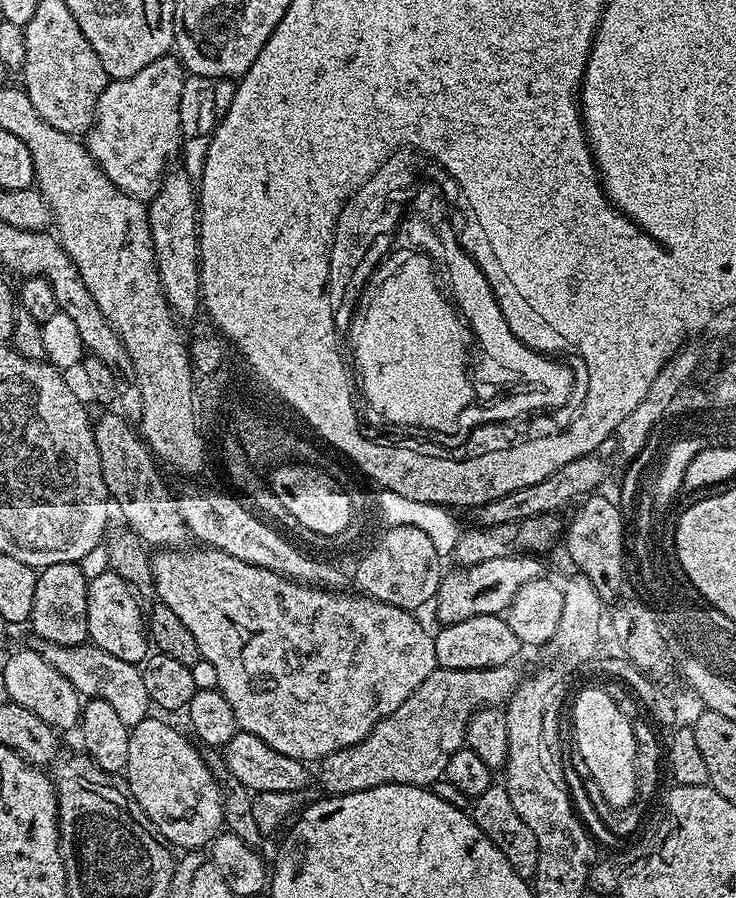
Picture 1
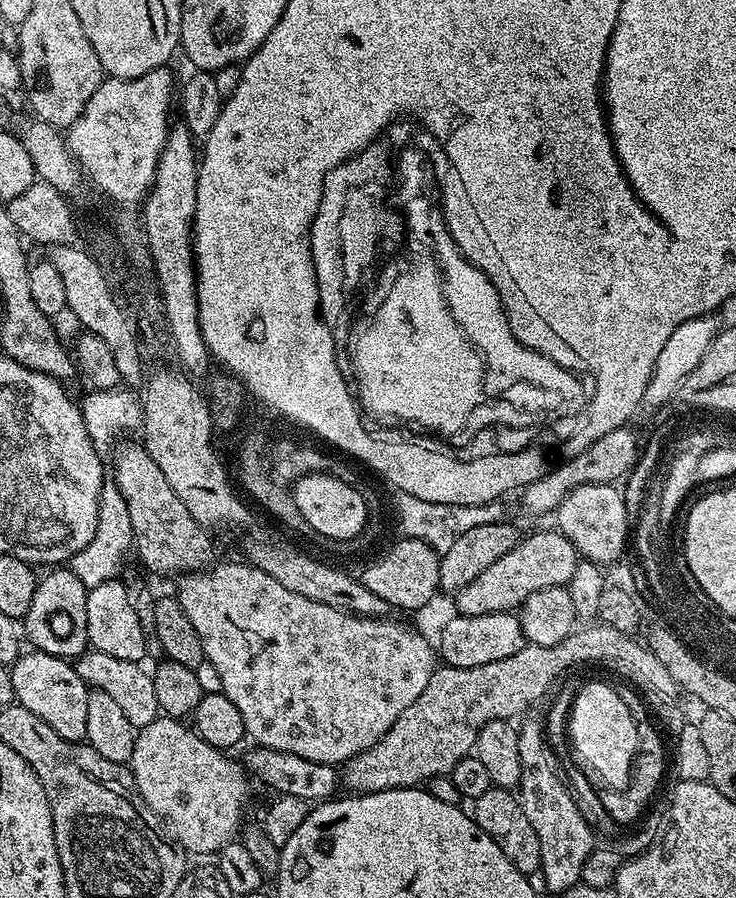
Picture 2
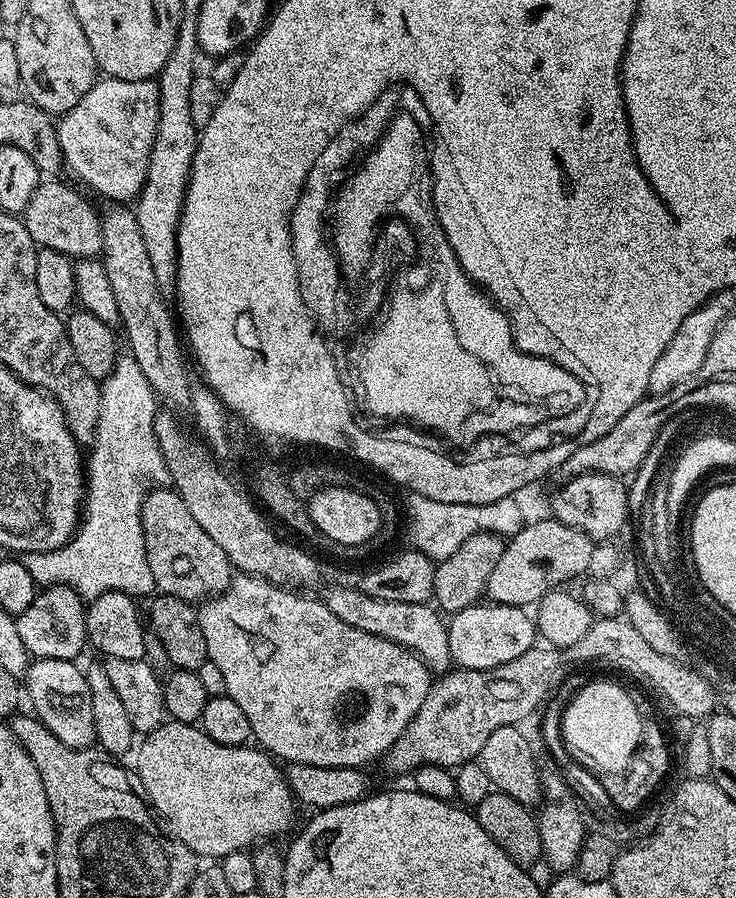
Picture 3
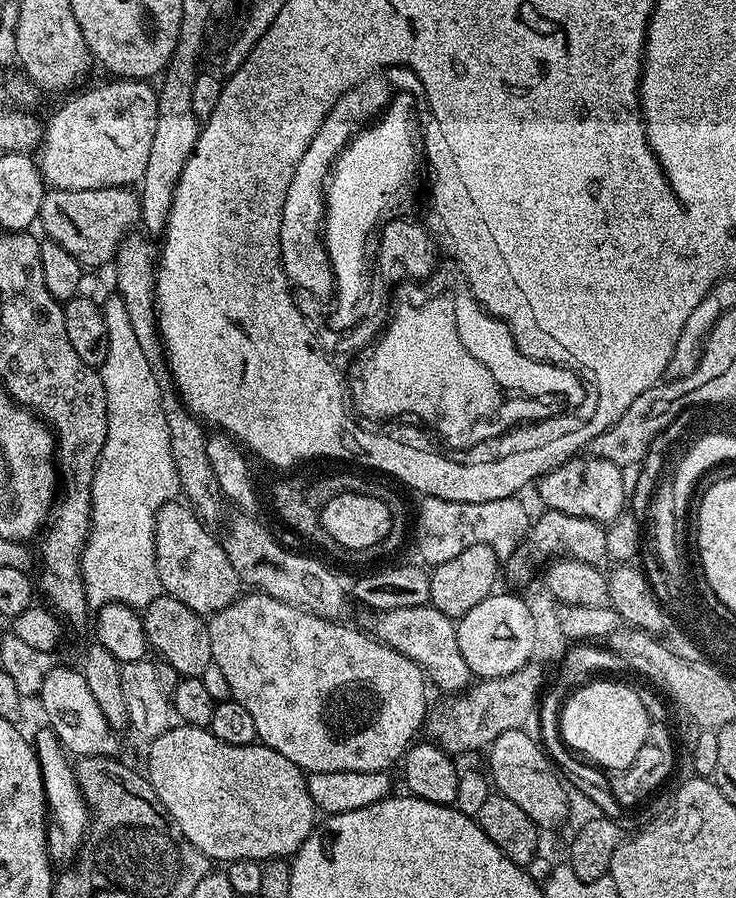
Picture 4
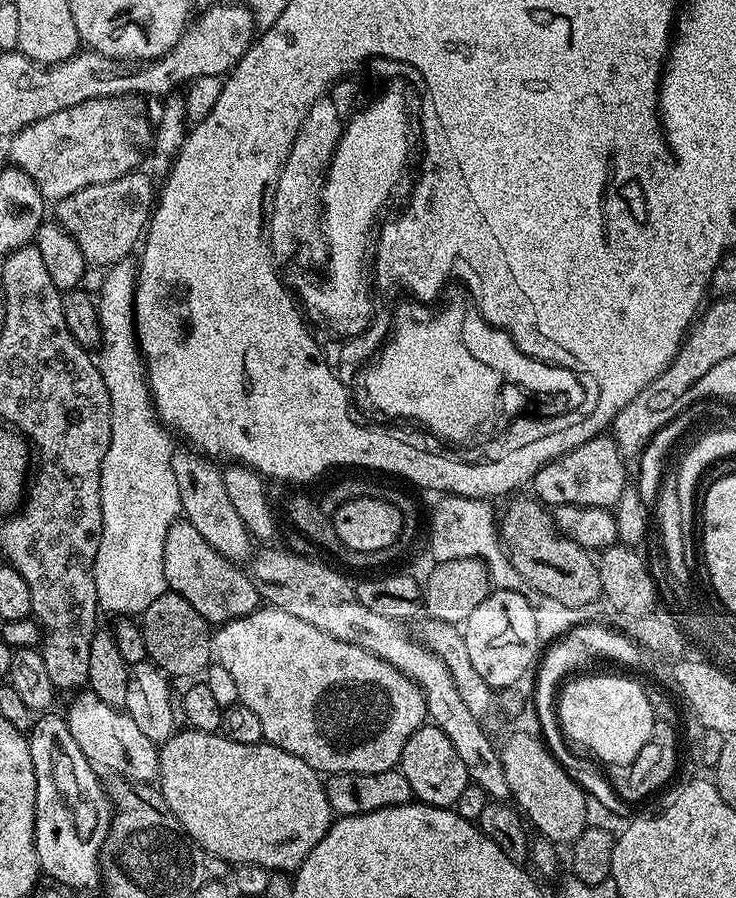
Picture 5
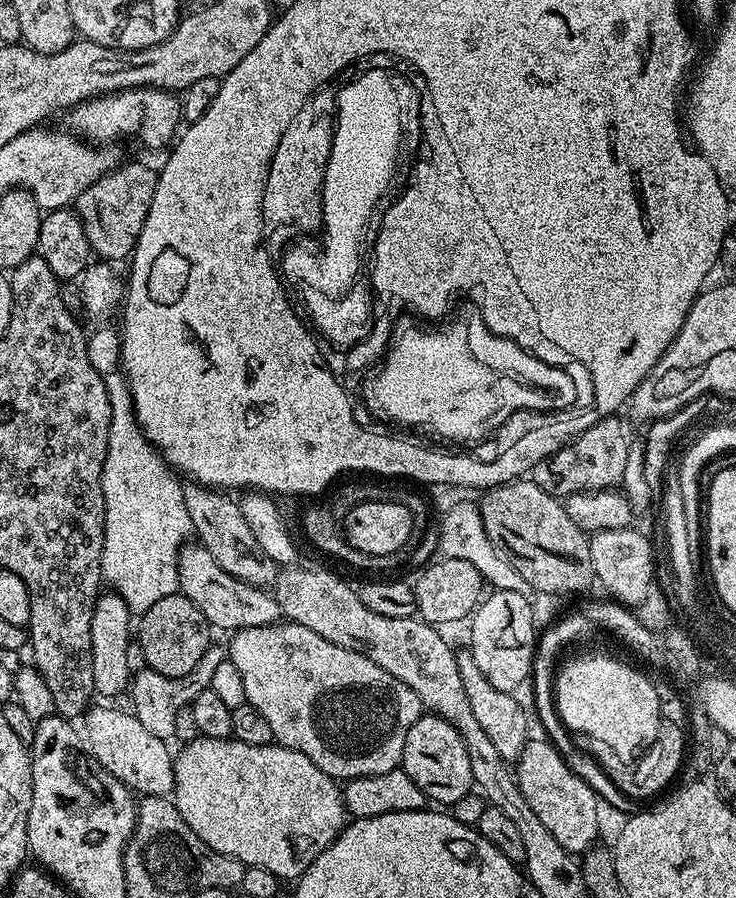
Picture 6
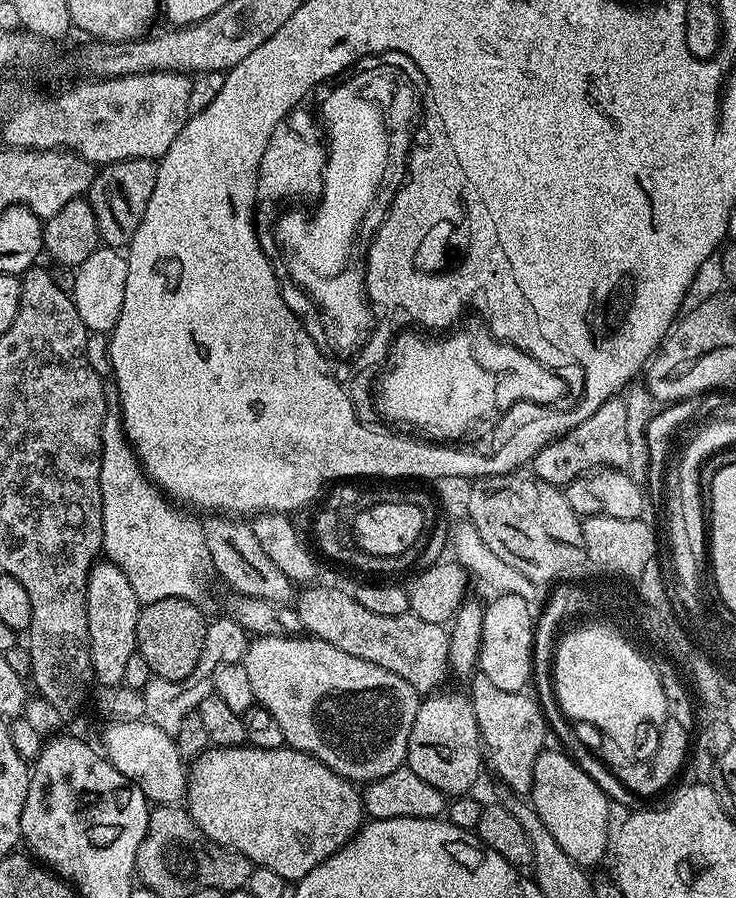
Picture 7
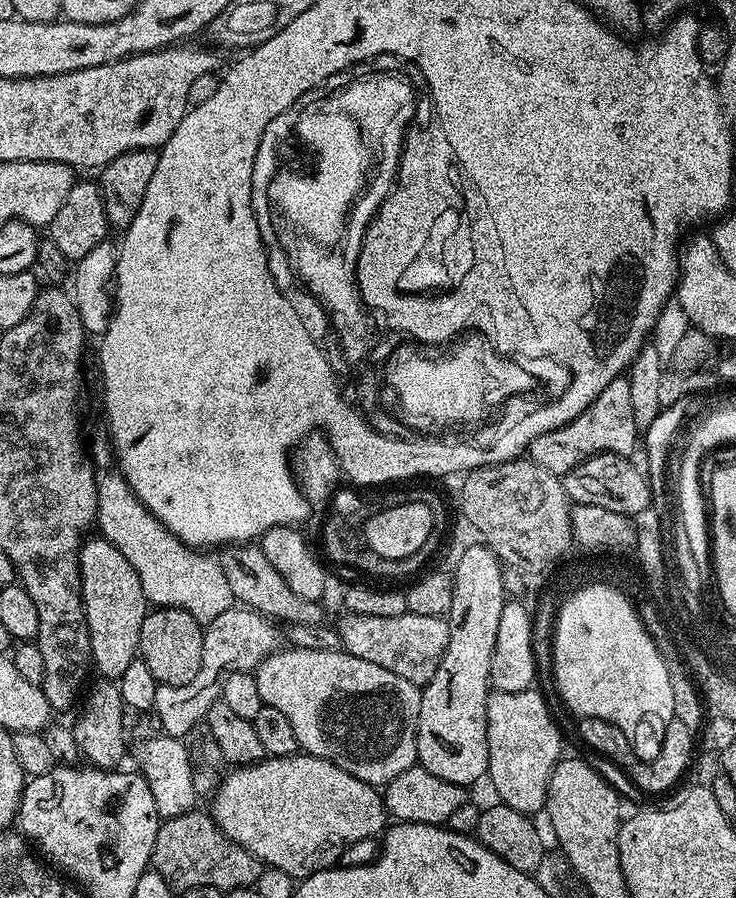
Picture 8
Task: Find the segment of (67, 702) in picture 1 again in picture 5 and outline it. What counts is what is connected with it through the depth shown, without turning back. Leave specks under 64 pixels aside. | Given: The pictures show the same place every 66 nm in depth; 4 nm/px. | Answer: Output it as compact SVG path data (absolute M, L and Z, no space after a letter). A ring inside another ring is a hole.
M90 690L77 691L71 697L71 700L72 705L69 706L68 712L66 711L70 734L74 734L74 742L78 742L78 746L82 746L82 754L86 754L86 758L90 763L100 770L109 768L107 770L109 773L124 776L127 780L152 782L159 777L160 753L157 741L146 738L146 734L142 734L142 730L138 730L134 718L129 716L127 711L102 702L102 698L98 698L98 694L94 694Z

